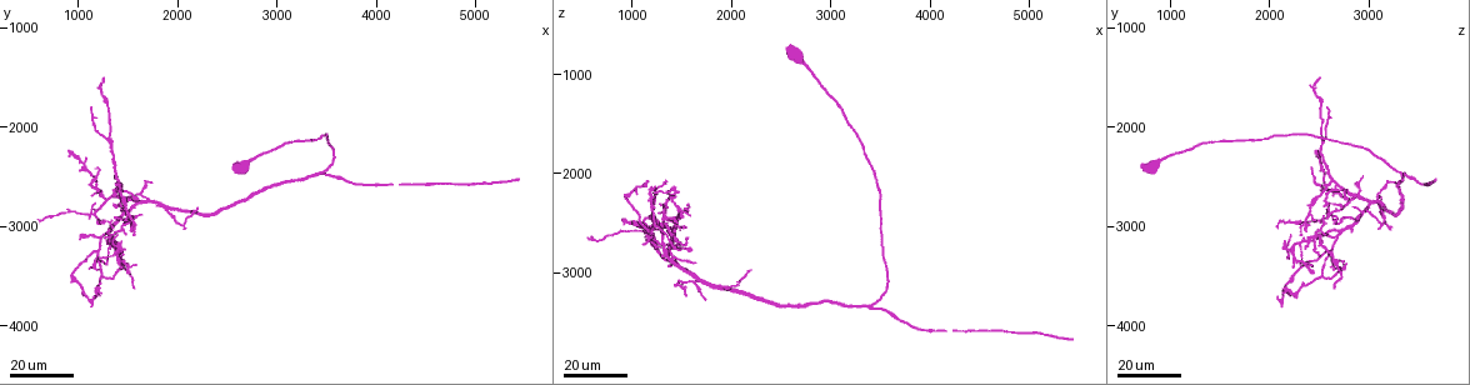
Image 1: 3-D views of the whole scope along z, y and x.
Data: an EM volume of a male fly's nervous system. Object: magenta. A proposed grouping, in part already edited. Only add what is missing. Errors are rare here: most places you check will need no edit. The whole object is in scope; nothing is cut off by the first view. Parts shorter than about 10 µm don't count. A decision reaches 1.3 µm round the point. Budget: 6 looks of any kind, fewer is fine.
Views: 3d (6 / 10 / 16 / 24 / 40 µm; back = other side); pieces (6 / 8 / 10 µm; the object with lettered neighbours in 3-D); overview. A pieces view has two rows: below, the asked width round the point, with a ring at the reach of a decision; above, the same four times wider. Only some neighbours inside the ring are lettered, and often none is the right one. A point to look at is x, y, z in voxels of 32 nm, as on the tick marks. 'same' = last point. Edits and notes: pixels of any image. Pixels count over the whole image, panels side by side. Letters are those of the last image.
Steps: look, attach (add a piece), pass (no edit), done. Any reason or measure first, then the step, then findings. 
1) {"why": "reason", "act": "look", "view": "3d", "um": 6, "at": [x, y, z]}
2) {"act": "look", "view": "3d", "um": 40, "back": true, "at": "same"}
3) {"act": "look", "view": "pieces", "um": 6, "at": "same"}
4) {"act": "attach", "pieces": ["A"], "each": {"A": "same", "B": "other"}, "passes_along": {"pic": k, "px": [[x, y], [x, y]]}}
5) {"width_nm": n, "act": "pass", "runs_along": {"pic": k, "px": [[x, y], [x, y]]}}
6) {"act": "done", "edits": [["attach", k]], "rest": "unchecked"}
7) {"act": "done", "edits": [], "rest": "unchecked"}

{"why": "branch stops here", "act": "look", "view": "3d", "um": 16, "at": [1360, 2500, 2920]}

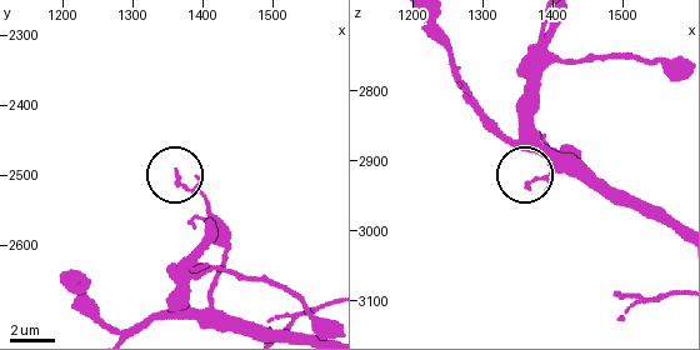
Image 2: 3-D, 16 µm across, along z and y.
{"act": "look", "view": "pieces", "um": 8, "at": [1360, 2500, 2940]}

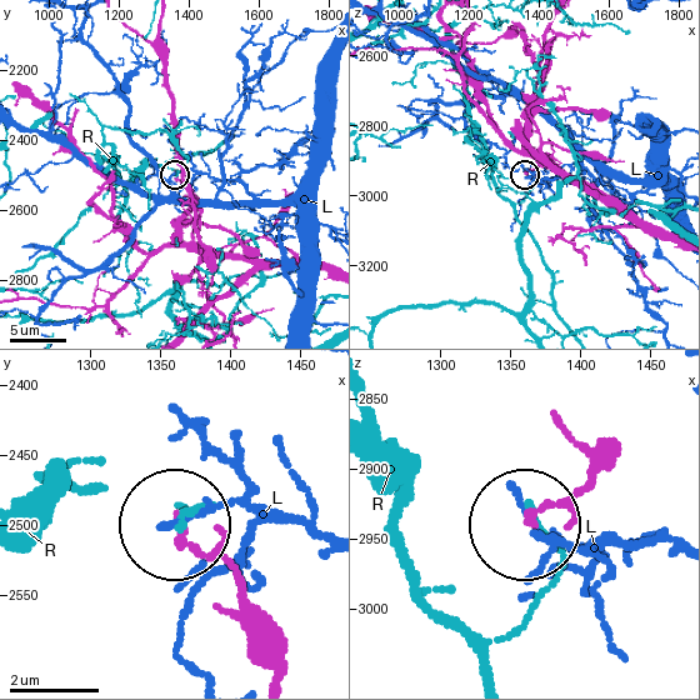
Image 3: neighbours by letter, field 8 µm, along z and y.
{"act": "pass", "each": {"L": "other", "R": "other"}, "runs_along": {"pic": 3, "px": [[605, 473], [531, 521]]}, "found": "no lettered piece goes on from it"}

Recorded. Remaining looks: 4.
{"why": "an open end", "act": "look", "view": "3d", "um": 16, "at": [1240, 1500, 2520]}

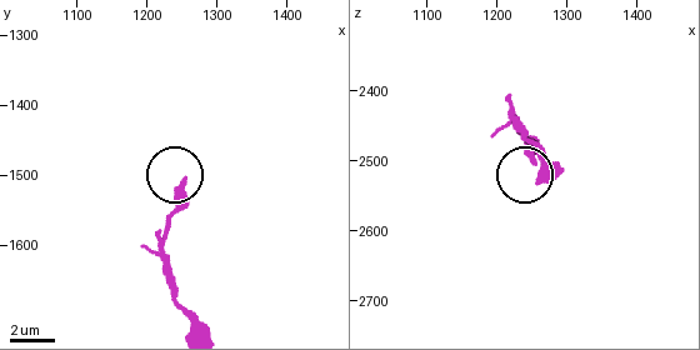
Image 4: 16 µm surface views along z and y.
{"act": "look", "view": "3d", "um": 6, "at": [1250, 1510, 2500]}

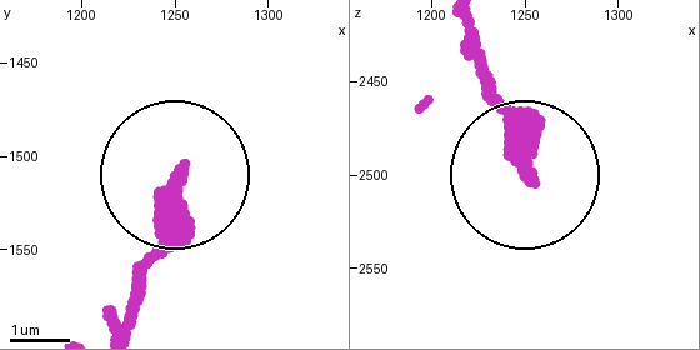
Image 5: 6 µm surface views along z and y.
{"why": "see the neighbours", "act": "look", "view": "pieces", "um": 6, "at": [1252, 1508, 2502]}

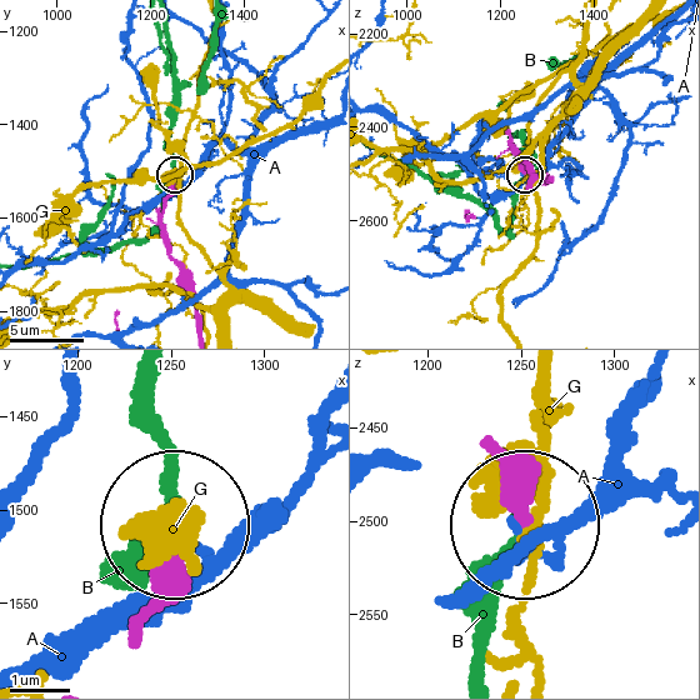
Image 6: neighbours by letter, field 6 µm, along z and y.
{"act": "pass", "each": {"A": "other", "B": "other", "G": "other"}, "runs_along": {"pic": 6, "px": [[501, 446], [516, 516]]}, "found": "none of them fits"}

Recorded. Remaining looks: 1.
{"act": "done", "edits": [], "rest": "unchecked"}

